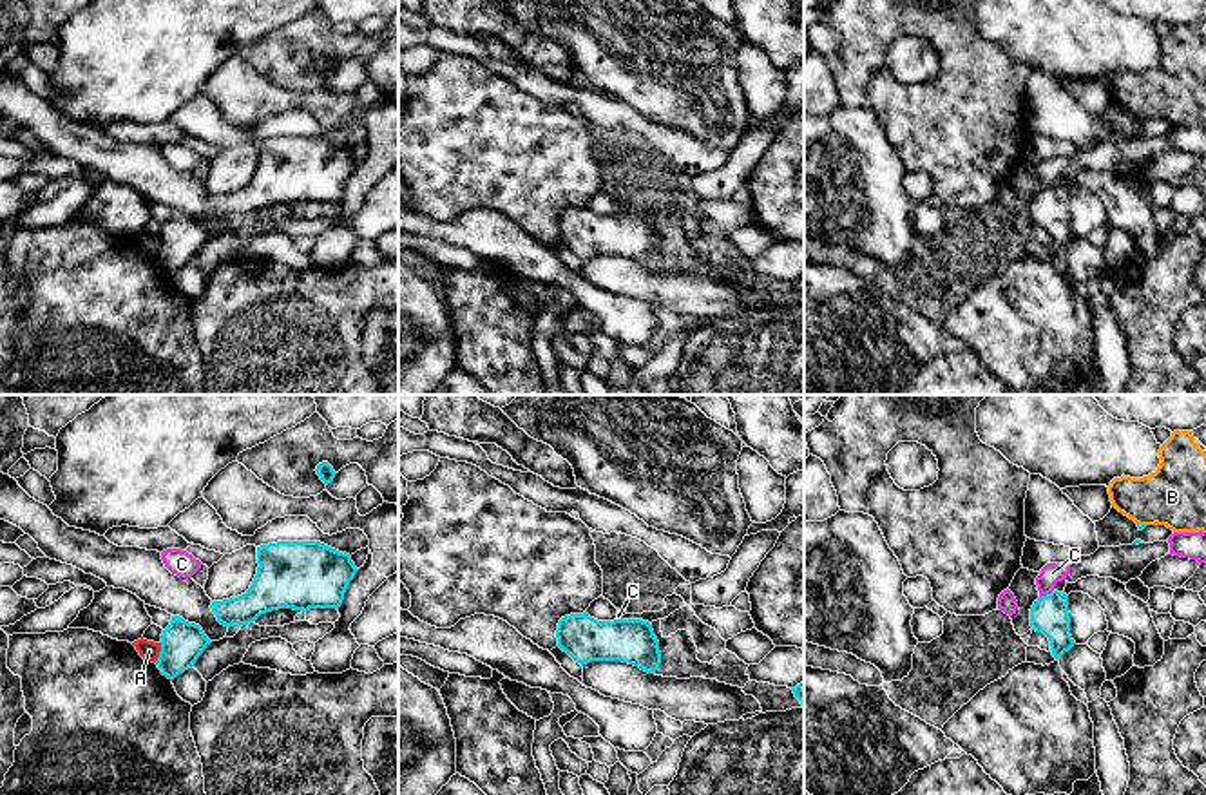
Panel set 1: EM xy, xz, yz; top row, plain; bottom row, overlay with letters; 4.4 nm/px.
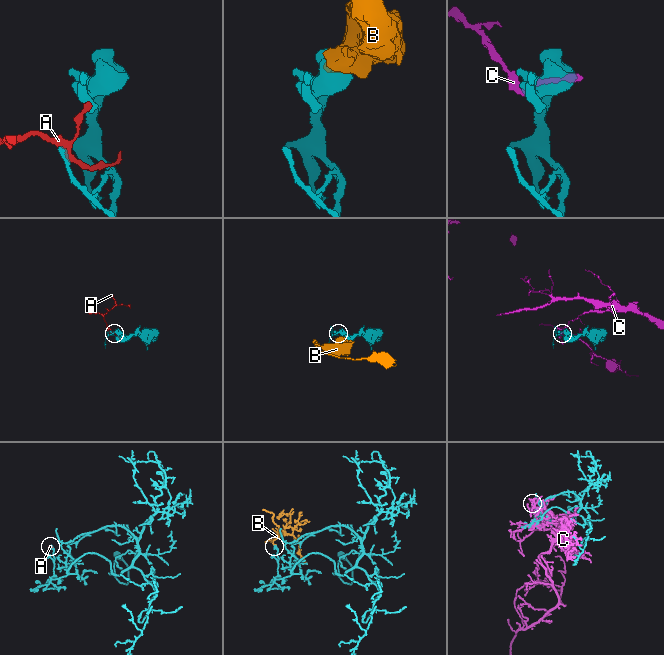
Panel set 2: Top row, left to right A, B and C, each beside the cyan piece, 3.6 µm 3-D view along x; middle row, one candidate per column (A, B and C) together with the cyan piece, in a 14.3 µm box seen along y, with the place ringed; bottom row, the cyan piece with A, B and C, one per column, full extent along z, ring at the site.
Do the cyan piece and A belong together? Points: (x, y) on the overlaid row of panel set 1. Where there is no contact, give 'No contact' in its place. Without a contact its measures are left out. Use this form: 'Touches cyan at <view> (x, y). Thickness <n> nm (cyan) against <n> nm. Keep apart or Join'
Touches cyan at xy (160, 652). Thickness 190 nm (cyan) against 90 nm. Keep apart

